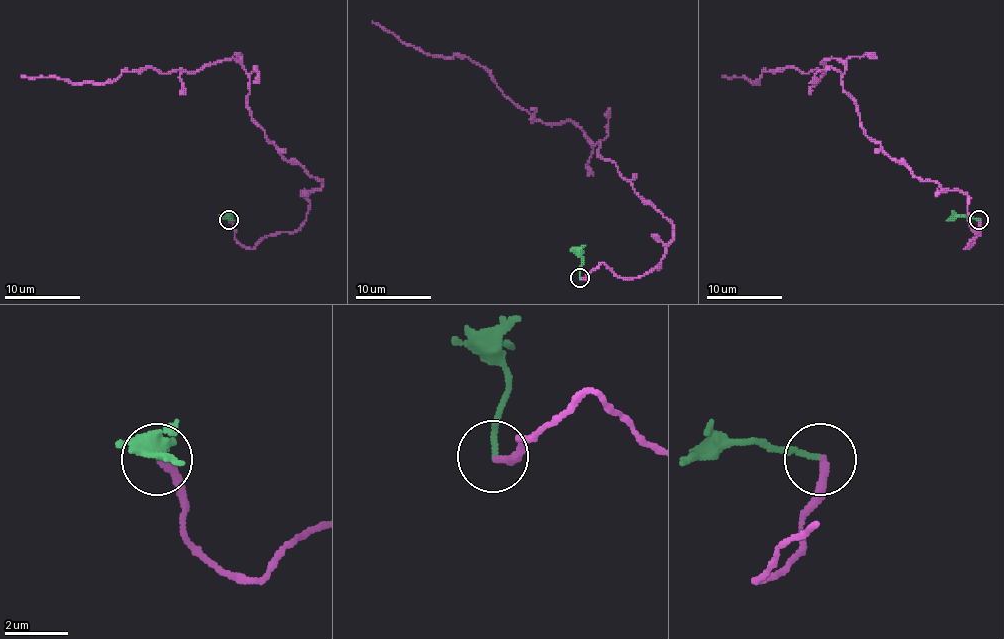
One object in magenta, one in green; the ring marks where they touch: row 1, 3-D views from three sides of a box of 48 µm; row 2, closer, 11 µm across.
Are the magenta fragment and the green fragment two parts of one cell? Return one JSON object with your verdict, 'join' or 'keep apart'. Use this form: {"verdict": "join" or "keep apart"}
{"verdict": "keep apart"}

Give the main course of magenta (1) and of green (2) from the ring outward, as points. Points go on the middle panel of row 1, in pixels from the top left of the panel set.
1: (580, 277), (657, 268), (672, 225), (600, 140), (372, 21)
2: (580, 277), (585, 245)

